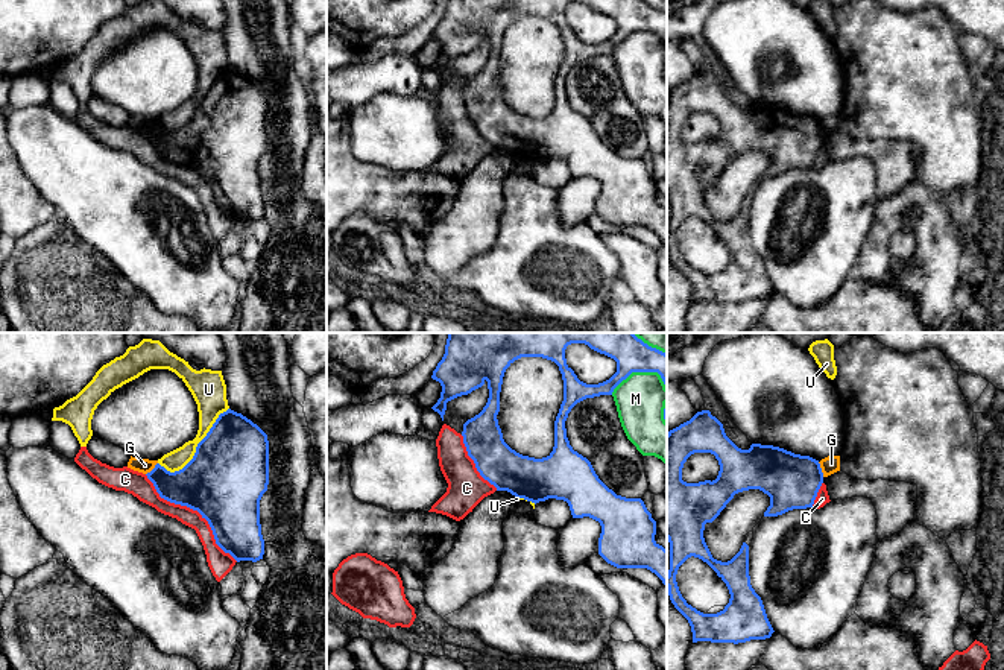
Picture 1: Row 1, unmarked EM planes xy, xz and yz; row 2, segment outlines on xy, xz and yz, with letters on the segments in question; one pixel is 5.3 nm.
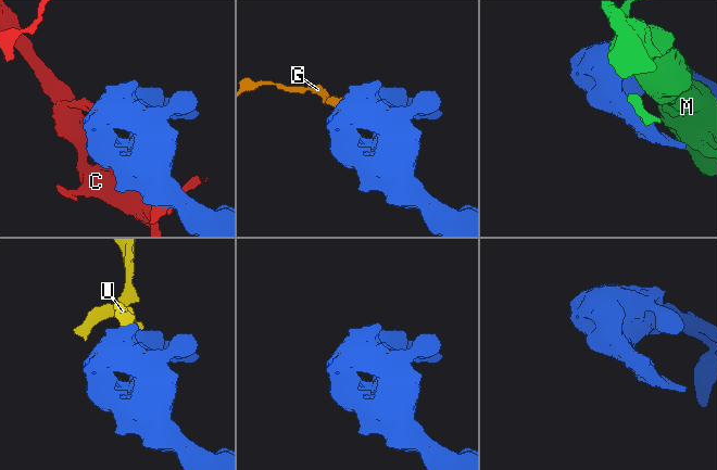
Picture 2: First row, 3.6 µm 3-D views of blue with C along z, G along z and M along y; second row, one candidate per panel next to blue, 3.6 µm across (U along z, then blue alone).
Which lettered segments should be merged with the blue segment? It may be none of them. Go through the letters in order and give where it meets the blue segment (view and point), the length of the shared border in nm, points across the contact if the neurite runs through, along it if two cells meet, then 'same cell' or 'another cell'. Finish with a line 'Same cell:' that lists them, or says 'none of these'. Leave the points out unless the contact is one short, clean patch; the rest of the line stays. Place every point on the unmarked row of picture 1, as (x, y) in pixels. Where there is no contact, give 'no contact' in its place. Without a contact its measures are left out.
C: xy (195, 169) | 700 nm | another cell
G: yz (820, 129) | 90 nm | along yz (817, 122), (824, 135) | another cell
M: xz (638, 31) | 300 nm | another cell
U: xy (196, 108) | 480 nm | another cell
Same cell: none of these

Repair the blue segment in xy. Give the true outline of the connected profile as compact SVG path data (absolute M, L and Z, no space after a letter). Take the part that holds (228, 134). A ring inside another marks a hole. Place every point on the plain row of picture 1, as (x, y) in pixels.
M228 68L219 74L182 129L170 132L156 123L146 135L161 158L197 170L208 181L216 204L237 222L263 219L260 160L269 144L269 100L251 79Z

